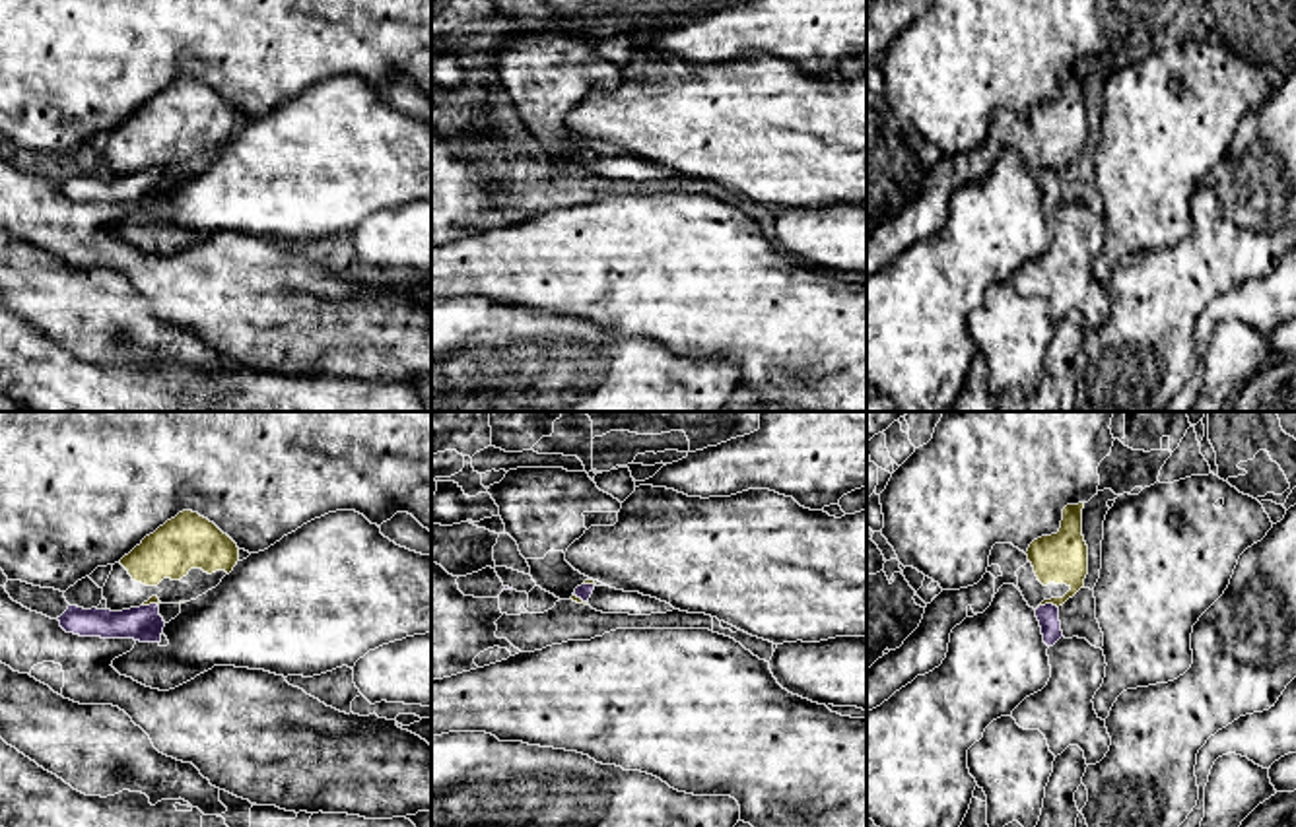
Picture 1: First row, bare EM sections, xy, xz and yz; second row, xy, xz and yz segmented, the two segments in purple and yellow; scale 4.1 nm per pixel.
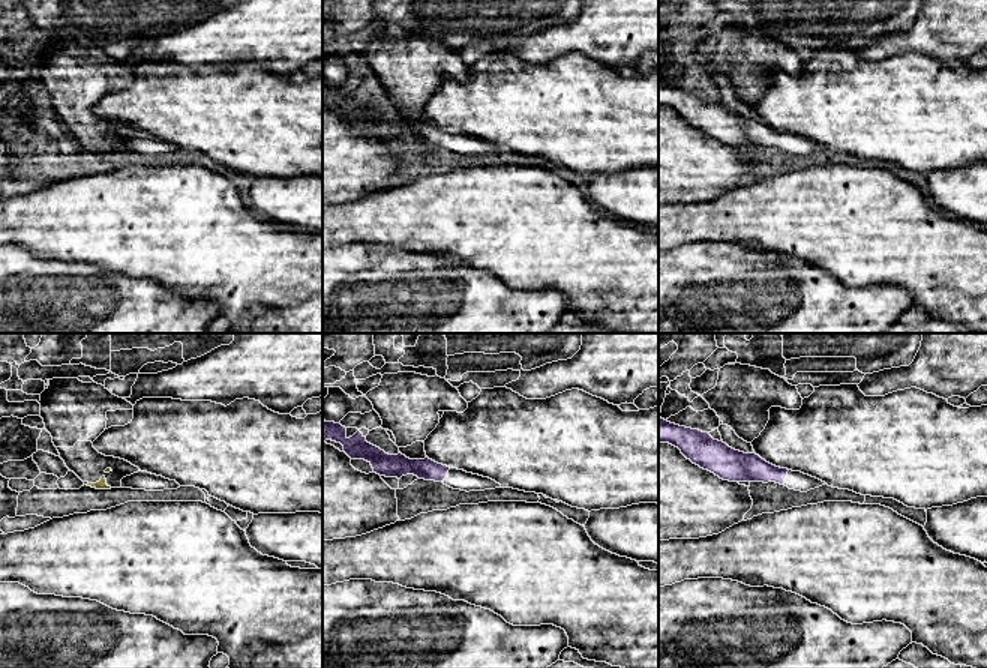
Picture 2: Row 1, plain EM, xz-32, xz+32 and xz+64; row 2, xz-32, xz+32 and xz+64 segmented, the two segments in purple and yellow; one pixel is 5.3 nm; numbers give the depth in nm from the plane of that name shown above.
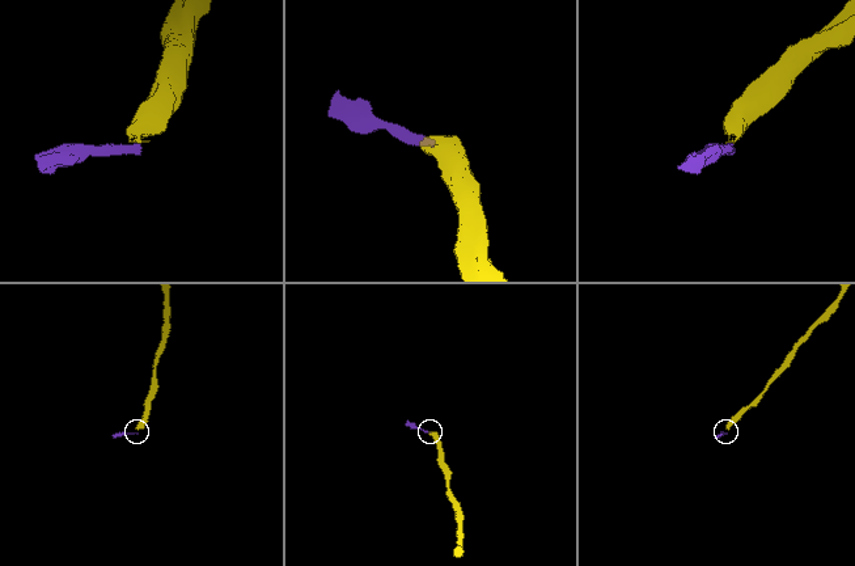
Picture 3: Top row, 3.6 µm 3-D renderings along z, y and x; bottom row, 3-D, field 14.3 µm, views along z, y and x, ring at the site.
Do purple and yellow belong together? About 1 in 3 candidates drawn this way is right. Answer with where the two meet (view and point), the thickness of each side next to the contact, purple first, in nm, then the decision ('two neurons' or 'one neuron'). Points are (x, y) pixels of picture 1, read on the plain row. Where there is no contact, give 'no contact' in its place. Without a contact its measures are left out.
contact yz (1048, 169); calibres 90 and 200 nm; two neurons

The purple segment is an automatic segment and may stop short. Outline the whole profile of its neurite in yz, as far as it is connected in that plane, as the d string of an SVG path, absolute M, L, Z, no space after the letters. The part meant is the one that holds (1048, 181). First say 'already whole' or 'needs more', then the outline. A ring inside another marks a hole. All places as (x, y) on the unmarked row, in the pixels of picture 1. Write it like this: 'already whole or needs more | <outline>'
already whole | M1053 169L1040 171L1036 175L1036 182L1041 192L1043 208L1047 212L1053 212L1063 202L1061 186L1059 186L1059 173Z

